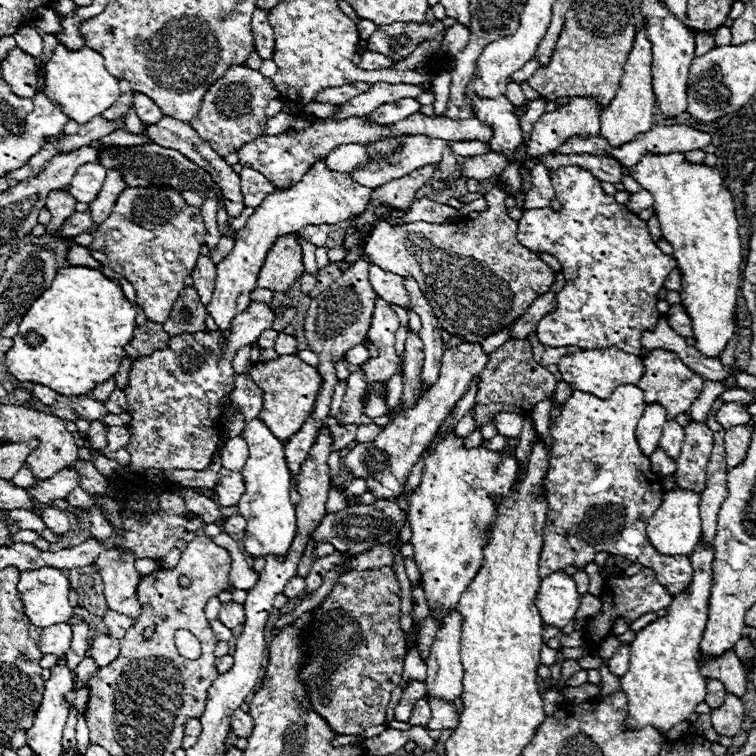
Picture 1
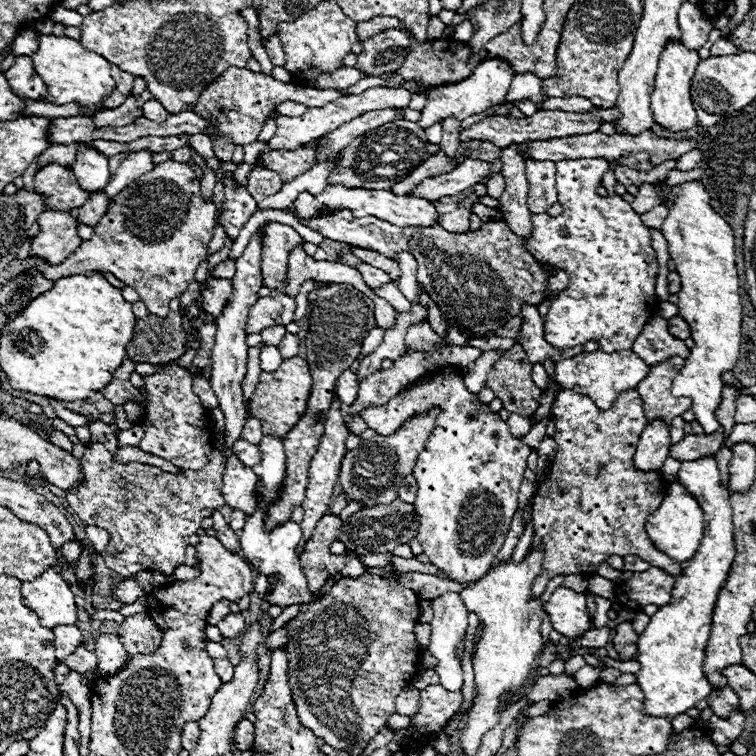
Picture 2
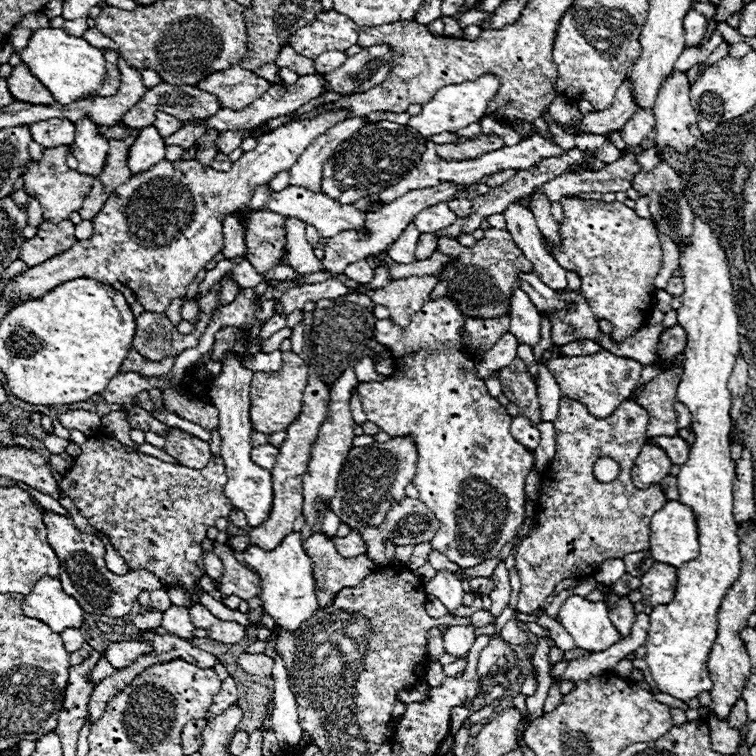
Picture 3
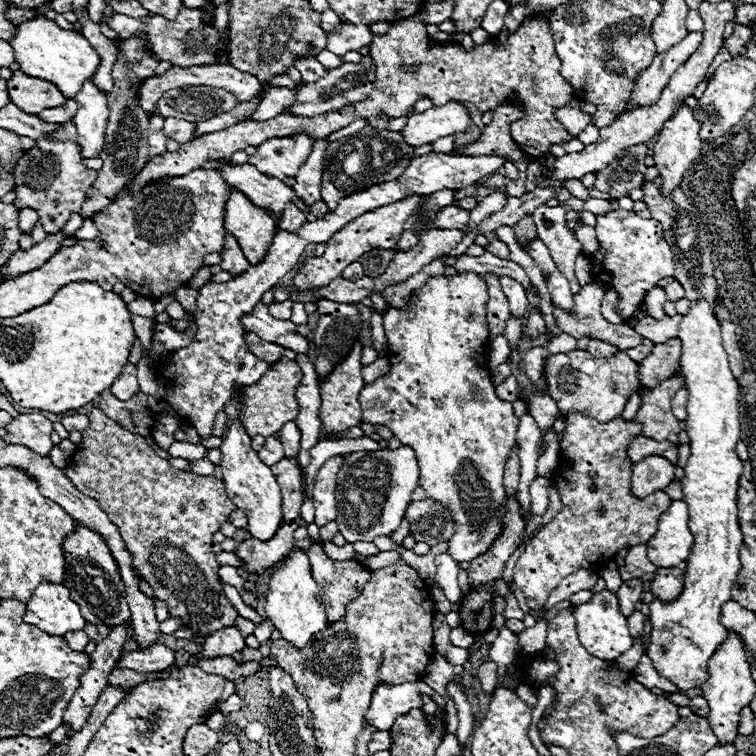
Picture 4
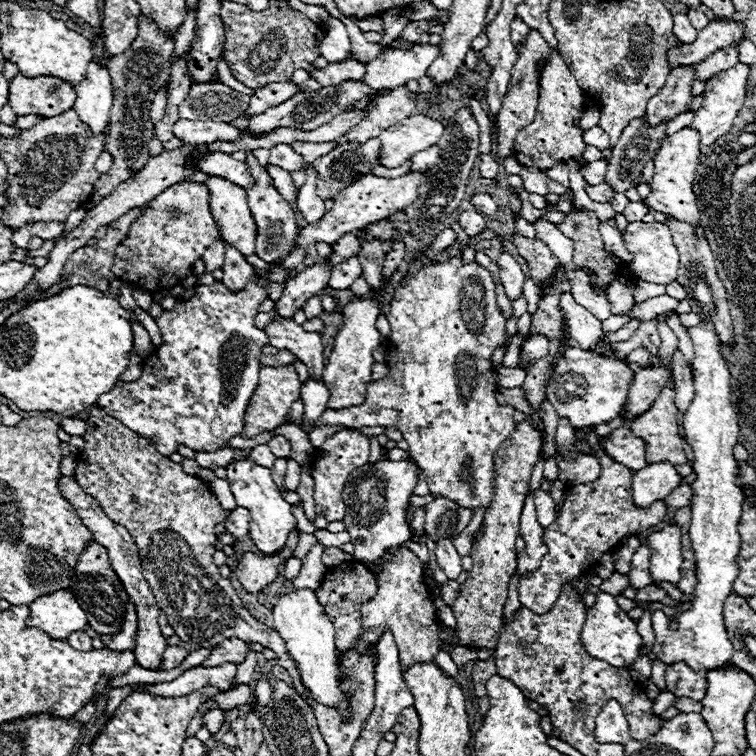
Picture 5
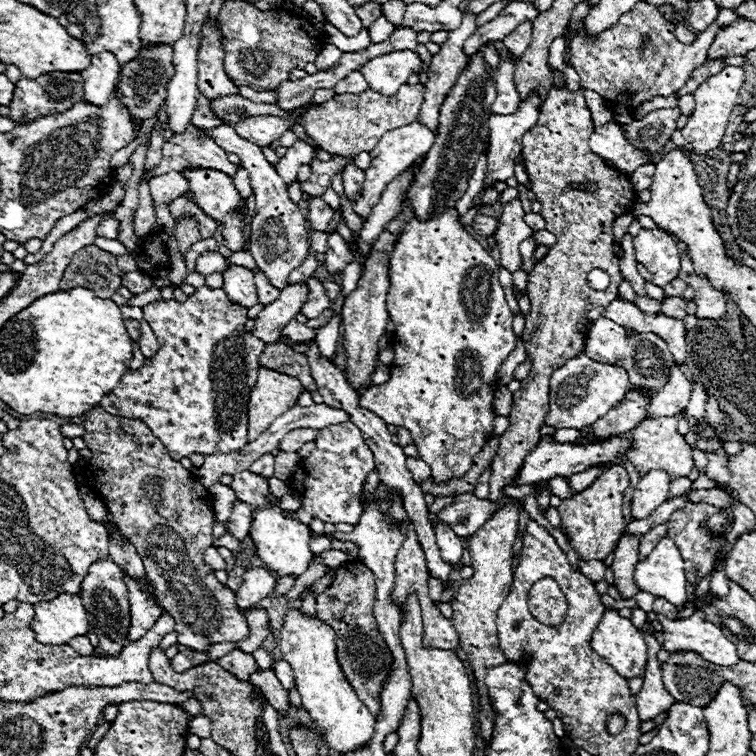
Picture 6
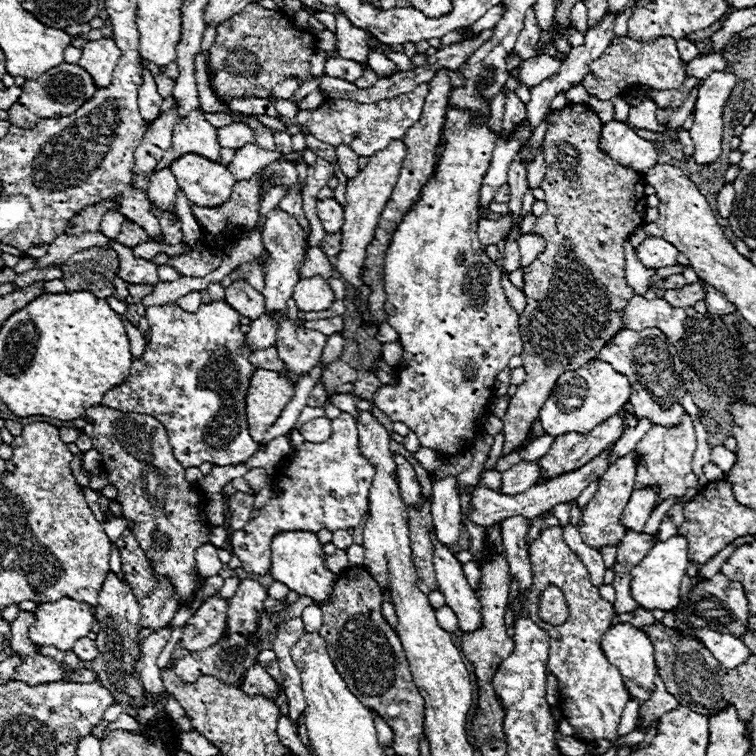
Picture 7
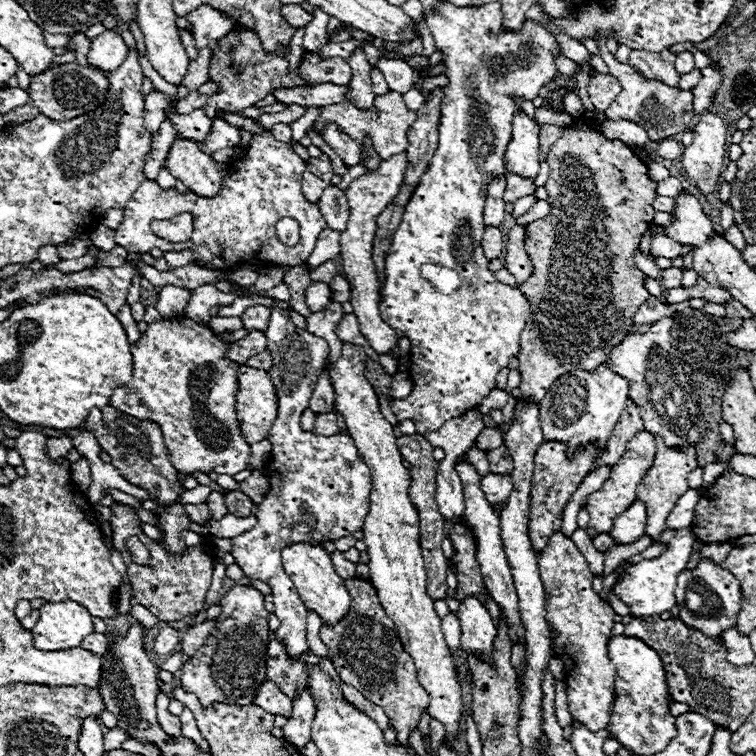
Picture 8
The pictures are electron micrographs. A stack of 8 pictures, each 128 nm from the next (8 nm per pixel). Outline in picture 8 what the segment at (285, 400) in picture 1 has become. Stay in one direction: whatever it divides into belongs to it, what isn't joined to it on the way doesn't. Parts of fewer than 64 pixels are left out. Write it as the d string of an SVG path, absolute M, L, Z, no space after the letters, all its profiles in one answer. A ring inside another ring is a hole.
M242 366L238 376L236 412L248 444L260 442L272 428L278 414L278 398L266 370Z

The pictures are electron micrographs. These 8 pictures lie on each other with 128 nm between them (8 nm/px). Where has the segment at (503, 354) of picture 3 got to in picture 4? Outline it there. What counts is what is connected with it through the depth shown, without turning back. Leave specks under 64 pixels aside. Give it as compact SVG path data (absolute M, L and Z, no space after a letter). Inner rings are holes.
M510 318L508 320L504 334L508 338L510 350L516 350L518 348L518 342L520 342L520 336L522 336L522 326L524 326L524 320L516 320L516 318Z

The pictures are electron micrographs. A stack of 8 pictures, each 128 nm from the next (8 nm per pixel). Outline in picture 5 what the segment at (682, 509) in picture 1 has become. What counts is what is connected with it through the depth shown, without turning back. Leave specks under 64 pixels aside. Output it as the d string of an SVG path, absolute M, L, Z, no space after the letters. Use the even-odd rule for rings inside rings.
M668 522L660 532L654 532L646 540L650 548L650 576L654 582L676 584L682 576L682 528Z

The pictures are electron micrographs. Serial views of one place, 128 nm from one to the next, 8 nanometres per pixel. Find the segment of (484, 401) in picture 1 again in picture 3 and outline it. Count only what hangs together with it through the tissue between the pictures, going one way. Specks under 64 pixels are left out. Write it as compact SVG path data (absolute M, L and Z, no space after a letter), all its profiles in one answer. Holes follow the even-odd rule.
M514 358L512 366L506 366L504 370L496 372L502 394L518 406L520 416L526 416L532 422L540 422L540 404L536 396L536 384L534 376L528 372L528 366L522 358Z

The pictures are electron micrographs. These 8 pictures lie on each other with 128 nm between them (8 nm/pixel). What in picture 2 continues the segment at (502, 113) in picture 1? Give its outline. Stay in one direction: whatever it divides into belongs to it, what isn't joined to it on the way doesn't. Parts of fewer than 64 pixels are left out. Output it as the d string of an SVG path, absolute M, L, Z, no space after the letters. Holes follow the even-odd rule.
M510 144L500 150L502 170L500 174L506 180L506 192L500 196L500 208L504 210L504 220L508 226L524 240L532 232L530 216L532 212L526 206L528 200L528 180L524 170L524 158L518 150L518 144Z

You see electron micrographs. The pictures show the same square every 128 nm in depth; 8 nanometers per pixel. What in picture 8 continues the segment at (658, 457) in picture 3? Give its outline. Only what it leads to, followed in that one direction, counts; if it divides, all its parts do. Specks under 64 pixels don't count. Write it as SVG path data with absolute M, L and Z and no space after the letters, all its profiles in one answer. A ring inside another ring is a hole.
M636 500L620 518L616 518L610 536L616 540L616 544L632 544L636 542L646 528L646 506Z

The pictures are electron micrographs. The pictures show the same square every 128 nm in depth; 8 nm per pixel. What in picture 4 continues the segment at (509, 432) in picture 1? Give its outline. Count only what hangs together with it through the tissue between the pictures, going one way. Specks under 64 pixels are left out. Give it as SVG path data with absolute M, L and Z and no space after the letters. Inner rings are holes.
M524 414L518 422L516 430L516 442L518 442L518 458L520 458L520 502L526 506L526 518L532 514L530 512L530 494L528 486L536 478L536 462L538 462L538 452L542 446L542 434L536 424L536 420L530 414Z

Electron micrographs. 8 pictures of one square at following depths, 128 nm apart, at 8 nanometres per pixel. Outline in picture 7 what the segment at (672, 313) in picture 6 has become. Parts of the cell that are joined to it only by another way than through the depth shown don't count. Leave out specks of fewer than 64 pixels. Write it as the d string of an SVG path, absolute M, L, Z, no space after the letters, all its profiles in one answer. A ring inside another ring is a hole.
M700 282L696 284L688 284L684 288L678 288L678 290L666 290L664 296L662 296L672 308L690 308L694 302L702 300L704 298L704 290L700 286Z

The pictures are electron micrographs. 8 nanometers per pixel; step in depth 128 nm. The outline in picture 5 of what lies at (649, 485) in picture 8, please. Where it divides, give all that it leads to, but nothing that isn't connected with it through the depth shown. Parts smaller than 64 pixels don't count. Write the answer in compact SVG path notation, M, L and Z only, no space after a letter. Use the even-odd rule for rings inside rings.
M666 386L658 394L650 410L630 420L628 428L632 430L632 434L636 434L638 438L646 442L648 464L668 460L676 466L676 464L686 462L686 454L682 450L682 438L680 438L678 410L674 406L672 388Z

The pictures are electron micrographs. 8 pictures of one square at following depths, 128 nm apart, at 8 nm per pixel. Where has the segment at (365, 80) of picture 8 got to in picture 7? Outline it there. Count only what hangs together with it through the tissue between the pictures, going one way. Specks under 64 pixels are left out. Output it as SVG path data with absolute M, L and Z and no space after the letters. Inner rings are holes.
M344 14L336 16L336 38L338 38L338 52L342 58L352 58L358 62L368 60L366 30L352 26L352 22Z

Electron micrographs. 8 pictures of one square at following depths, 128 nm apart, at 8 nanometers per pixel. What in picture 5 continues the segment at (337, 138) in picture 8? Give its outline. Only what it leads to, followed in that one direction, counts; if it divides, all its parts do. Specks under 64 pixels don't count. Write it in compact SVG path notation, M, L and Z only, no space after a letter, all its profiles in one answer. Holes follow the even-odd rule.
M408 172L400 178L378 178L378 176L360 176L352 186L344 188L336 198L334 198L334 206L330 212L324 214L324 218L320 218L320 222L316 224L306 224L304 228L298 230L296 234L296 246L292 248L292 252L282 260L278 262L278 266L286 268L286 270L296 270L302 260L304 260L304 252L310 244L316 244L316 242L326 242L326 244L332 244L336 242L336 238L340 238L340 234L346 234L346 232L352 232L356 228L362 228L364 224L368 222L374 222L374 220L380 220L384 216L392 216L400 210L406 210L416 194L418 194L418 186L424 184L428 178L426 178L426 172Z

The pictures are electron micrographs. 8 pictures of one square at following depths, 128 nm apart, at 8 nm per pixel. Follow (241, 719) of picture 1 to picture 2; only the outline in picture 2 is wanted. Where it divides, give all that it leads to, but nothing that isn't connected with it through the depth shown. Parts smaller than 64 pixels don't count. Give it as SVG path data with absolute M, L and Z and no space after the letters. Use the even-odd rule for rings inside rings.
M242 718L236 726L236 732L234 732L234 746L238 750L250 750L252 748L252 742L254 742L254 724L246 718Z

